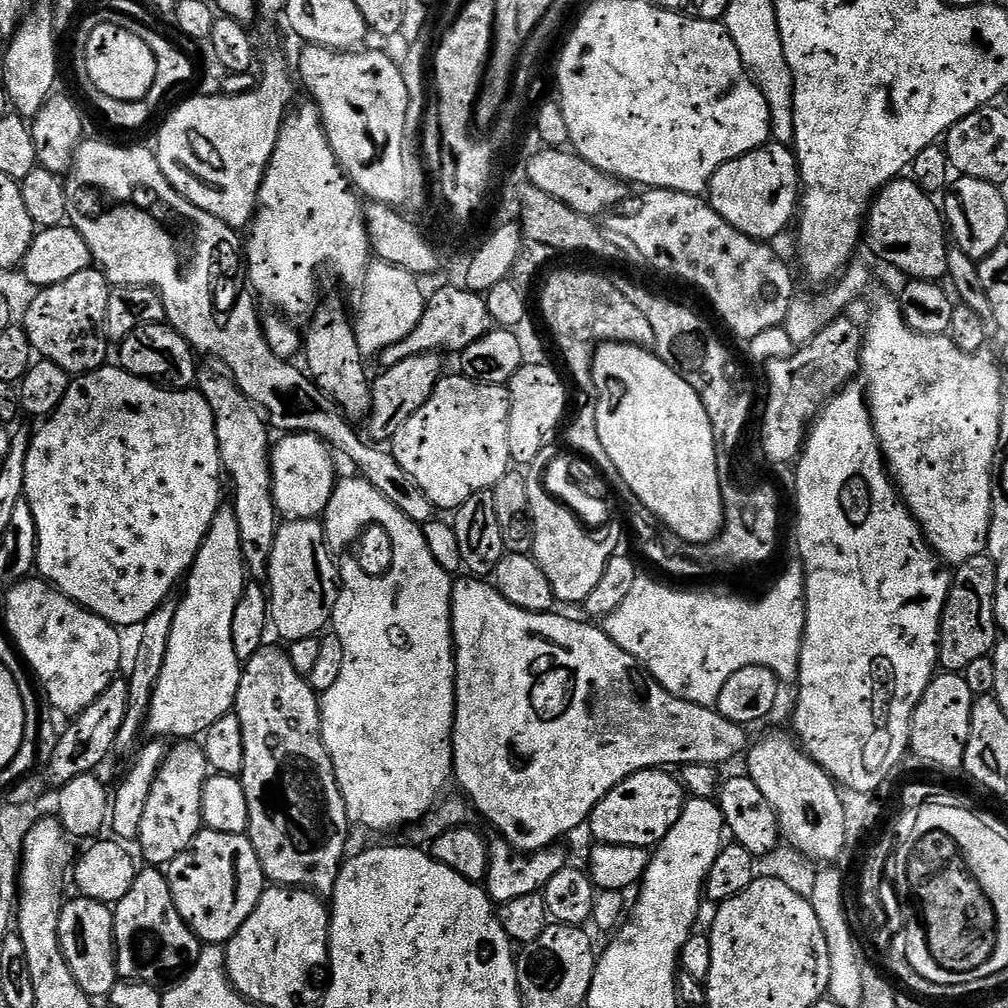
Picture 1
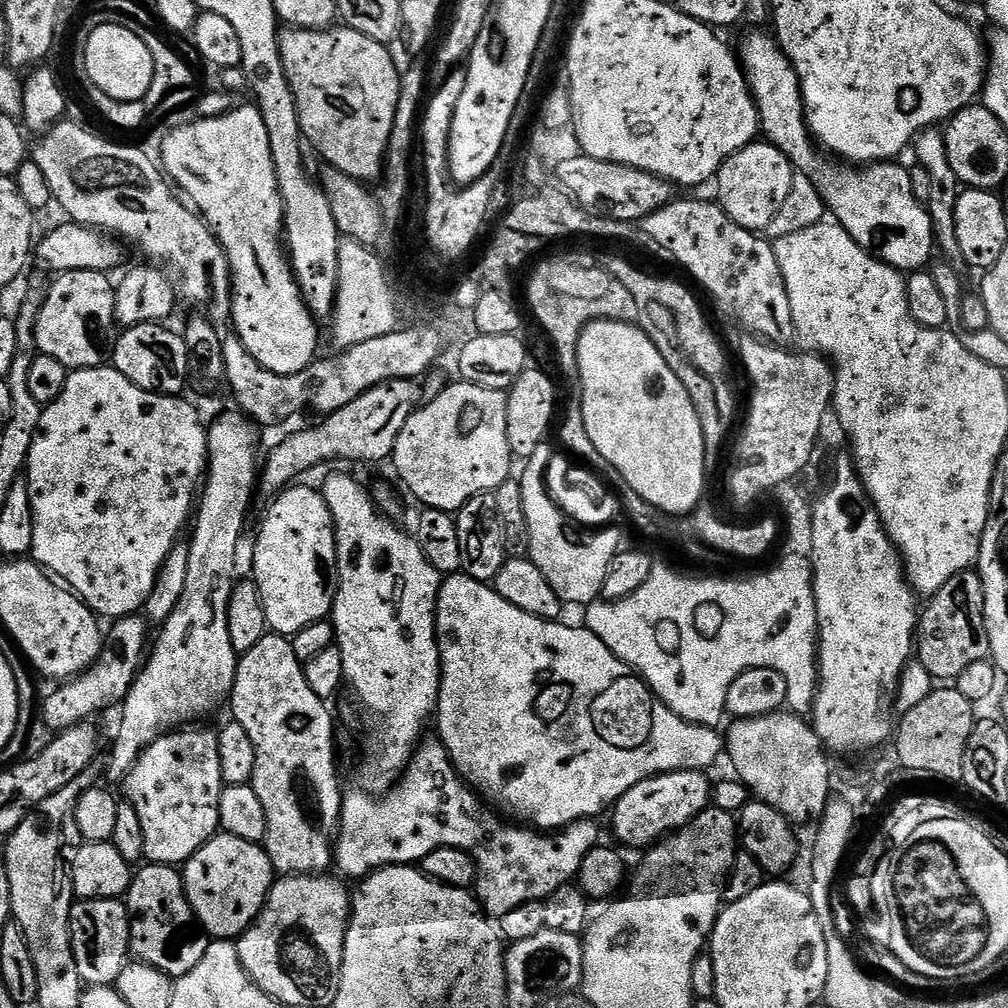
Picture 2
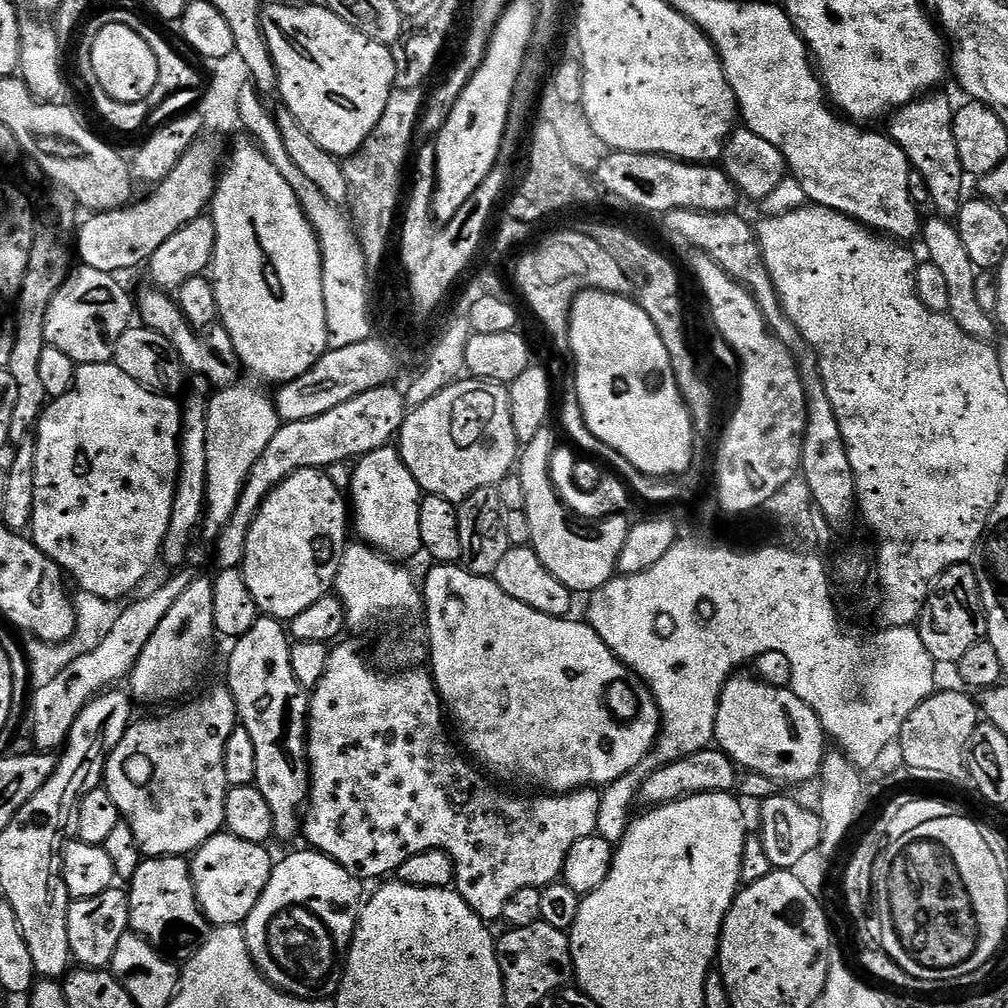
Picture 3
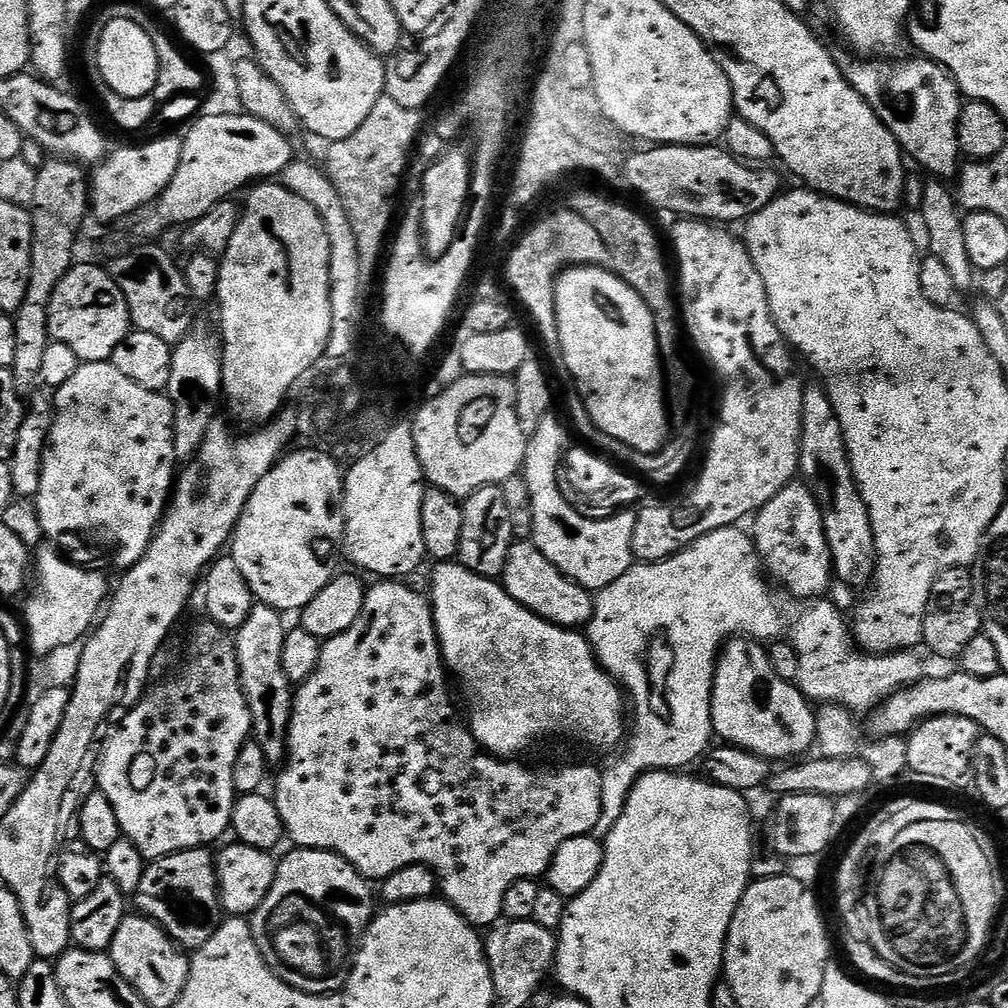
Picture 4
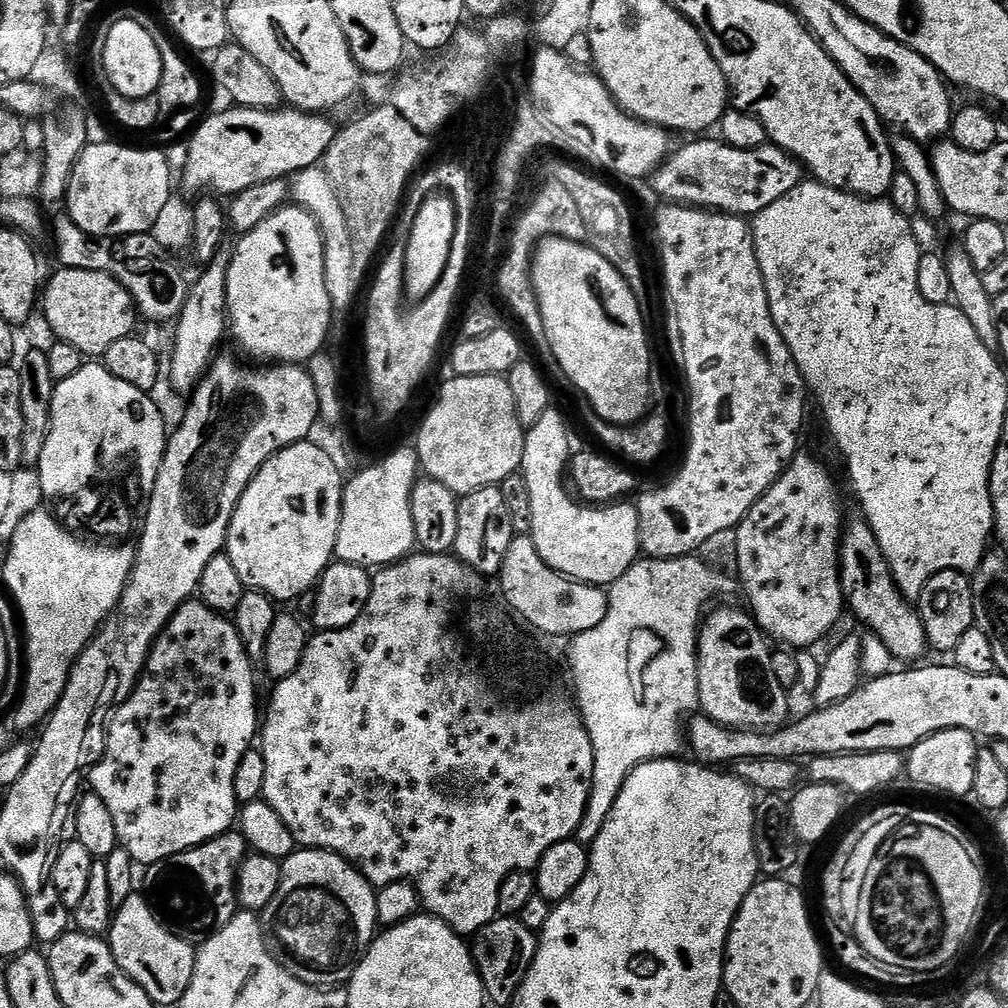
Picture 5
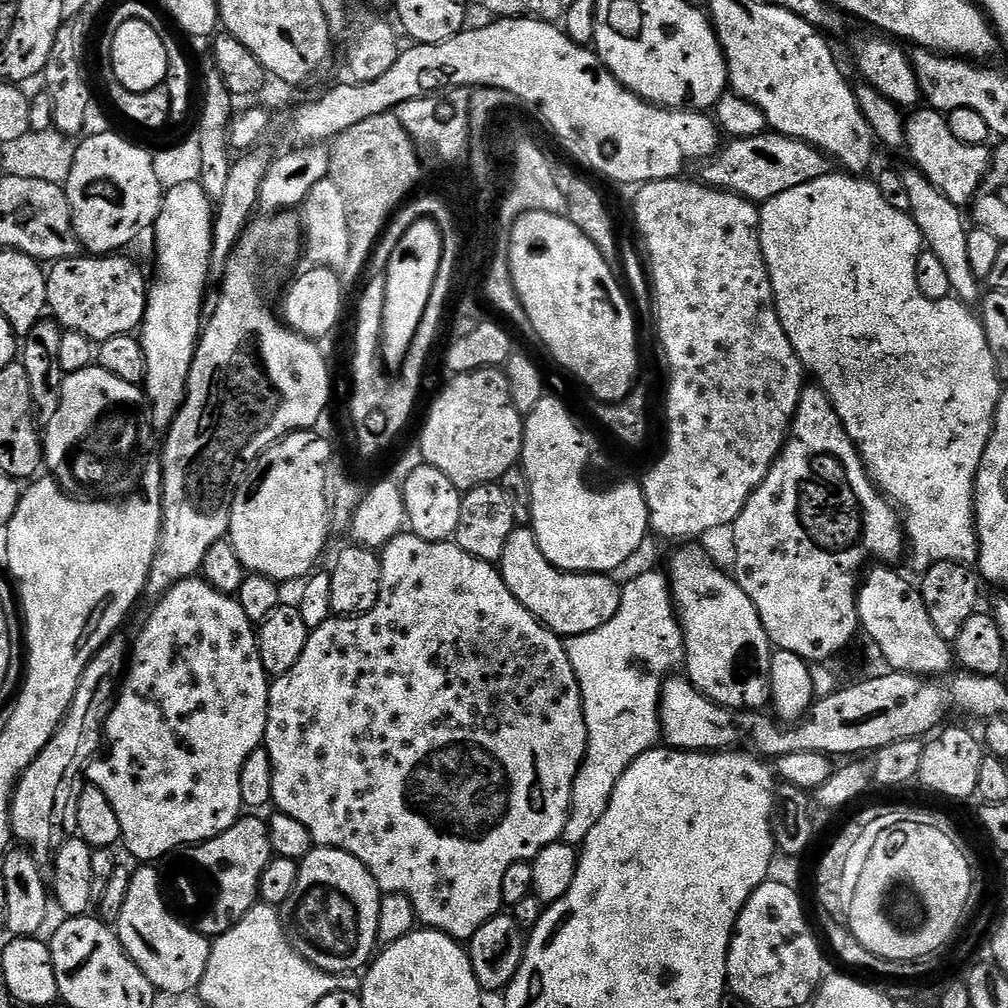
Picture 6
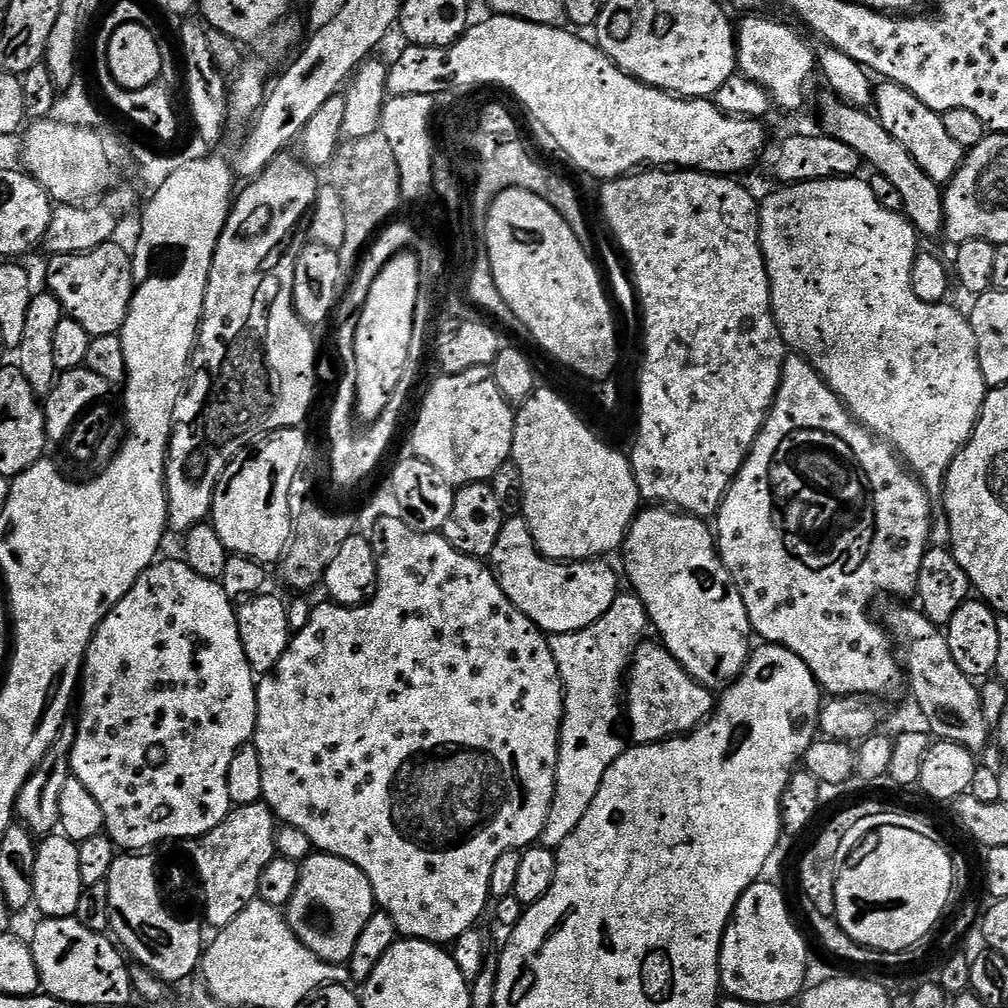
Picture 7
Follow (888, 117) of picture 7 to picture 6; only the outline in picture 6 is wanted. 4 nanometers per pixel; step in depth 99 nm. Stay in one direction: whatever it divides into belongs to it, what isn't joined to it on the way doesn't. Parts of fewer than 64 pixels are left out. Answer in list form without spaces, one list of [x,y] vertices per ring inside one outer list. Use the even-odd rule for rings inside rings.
[[[931,106],[913,111],[907,117],[904,138],[906,150],[912,154],[912,160],[916,163],[913,165],[935,188],[942,190],[942,194],[946,194],[950,202],[967,206],[980,195],[984,179],[988,177],[988,170],[992,167],[993,153],[987,152],[989,149],[983,144],[970,146],[966,142],[958,142],[958,138],[954,138],[950,131],[945,113],[937,112]]]

